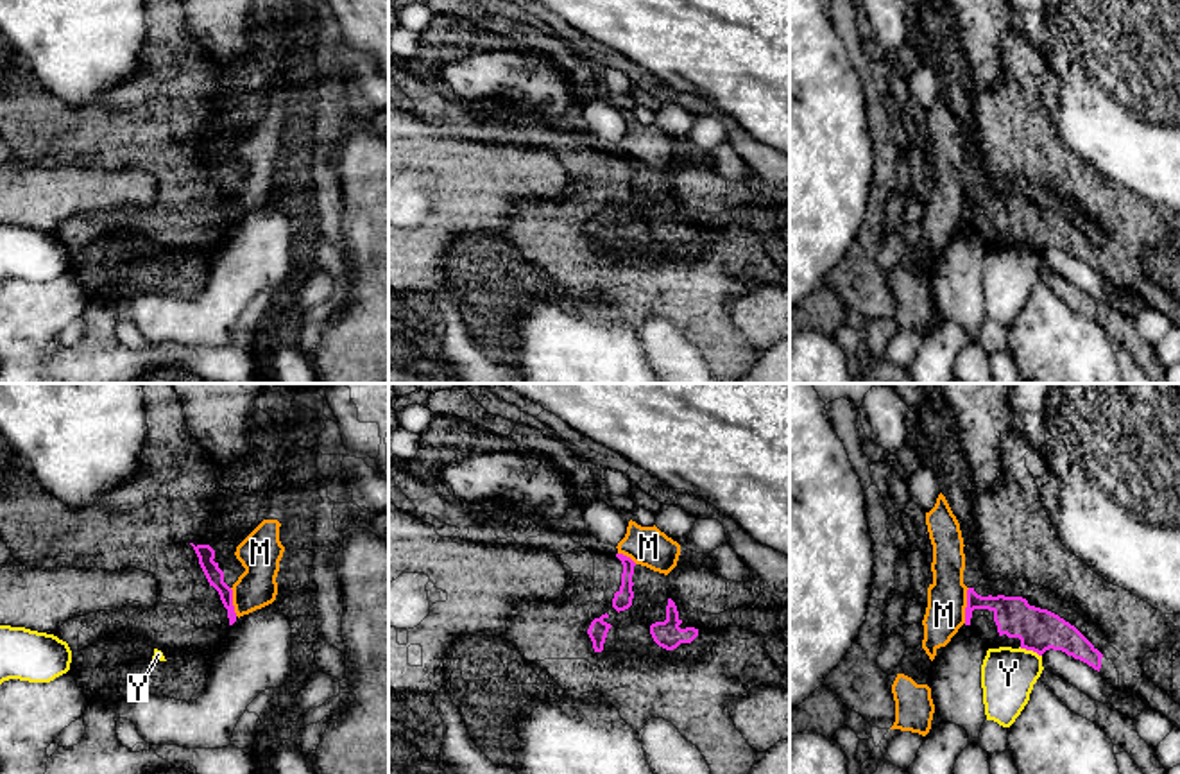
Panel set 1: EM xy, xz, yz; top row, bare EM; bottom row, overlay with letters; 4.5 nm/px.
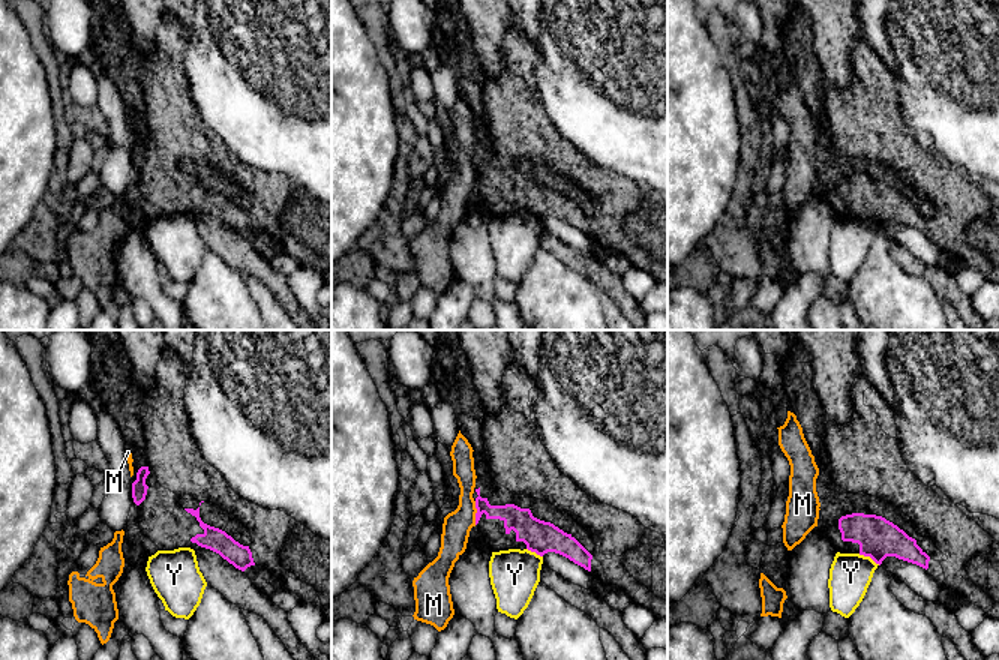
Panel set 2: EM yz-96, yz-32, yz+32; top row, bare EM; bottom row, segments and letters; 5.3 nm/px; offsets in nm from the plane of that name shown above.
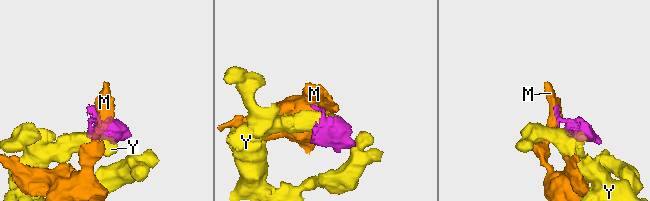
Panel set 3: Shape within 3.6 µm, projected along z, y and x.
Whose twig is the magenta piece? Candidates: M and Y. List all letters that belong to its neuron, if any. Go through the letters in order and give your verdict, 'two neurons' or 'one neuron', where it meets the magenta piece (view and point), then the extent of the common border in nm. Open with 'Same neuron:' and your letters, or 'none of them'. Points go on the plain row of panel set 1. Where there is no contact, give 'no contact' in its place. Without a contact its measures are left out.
Same neuron: none of them
M: two neurons; meets magenta in yz at (967, 205); contact 160 nm long
Y: two neurons; meets magenta in yz at (1030, 248); contact 110 nm long

